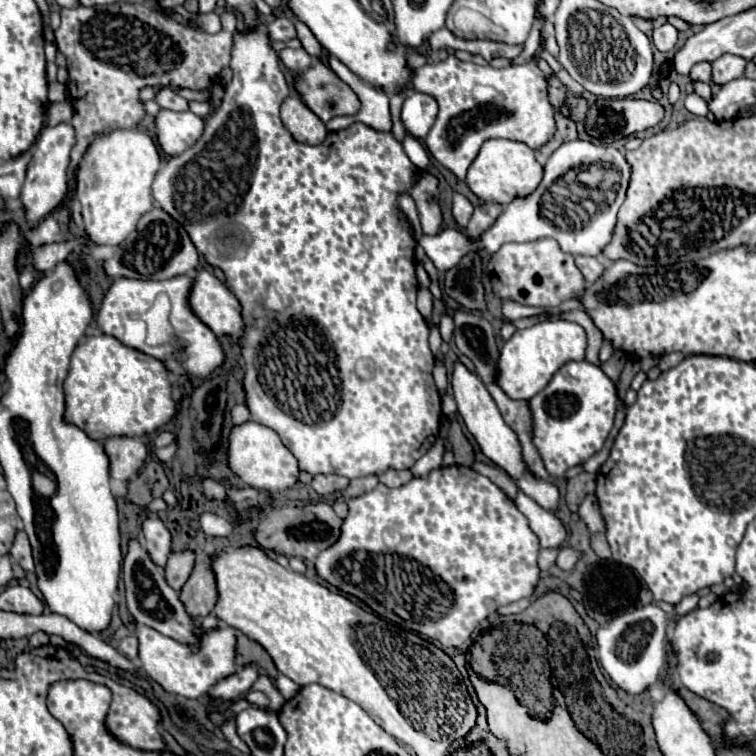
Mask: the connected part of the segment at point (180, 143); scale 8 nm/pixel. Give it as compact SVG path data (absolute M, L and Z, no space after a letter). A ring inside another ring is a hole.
M162 109L156 115L156 127L158 127L160 149L168 155L178 155L190 149L190 145L198 141L204 129L204 119L200 119L192 111L174 113Z

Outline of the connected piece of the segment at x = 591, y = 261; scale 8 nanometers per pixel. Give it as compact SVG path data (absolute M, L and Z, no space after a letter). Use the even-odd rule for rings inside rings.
M578 255L574 257L576 261L576 267L580 269L580 273L584 275L584 279L590 283L590 281L596 281L600 275L602 275L602 269L606 267L604 261L596 259L596 257L584 257L584 255Z

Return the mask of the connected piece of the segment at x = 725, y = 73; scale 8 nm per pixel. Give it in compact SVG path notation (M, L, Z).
M734 55L718 57L718 61L712 63L712 81L716 85L726 85L726 83L742 77L744 67L746 67L746 61L742 57L734 57Z

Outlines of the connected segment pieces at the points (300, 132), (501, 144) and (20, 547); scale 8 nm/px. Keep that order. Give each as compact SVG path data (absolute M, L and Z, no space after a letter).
M286 97L280 109L282 123L298 143L306 145L320 145L326 139L326 127L324 123L302 105L302 99L298 97Z
M494 139L482 145L474 165L468 171L466 183L482 201L506 207L516 197L528 197L530 193L534 193L542 177L544 177L544 167L536 161L534 151L528 145L522 145L518 141Z
M18 533L14 547L10 549L10 555L14 553L14 561L24 569L24 571L34 571L34 559L32 559L32 549L28 543L26 533Z

